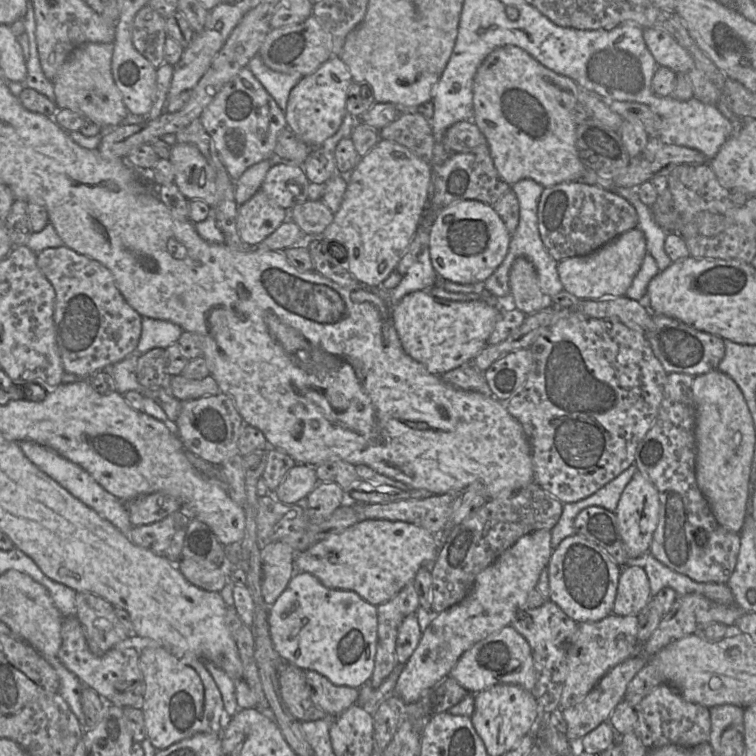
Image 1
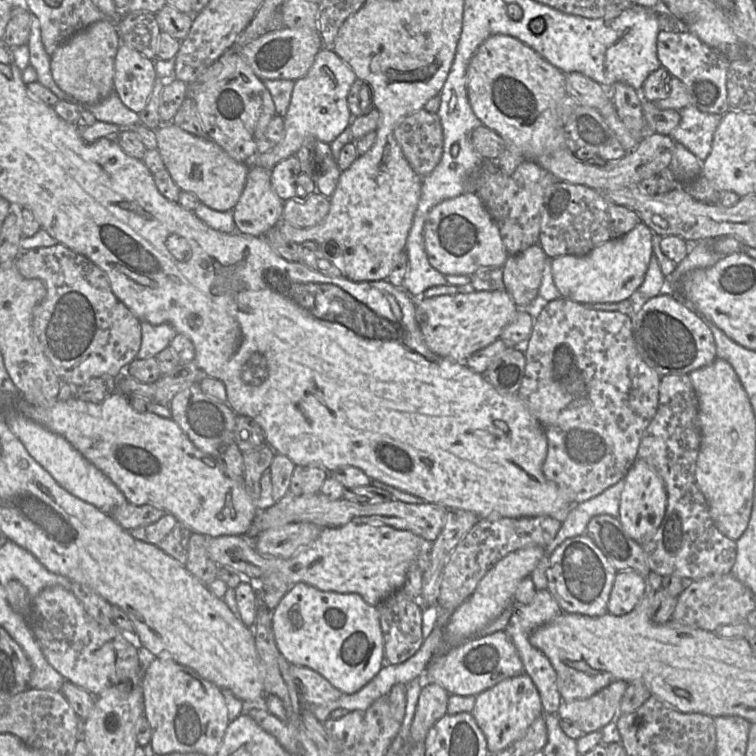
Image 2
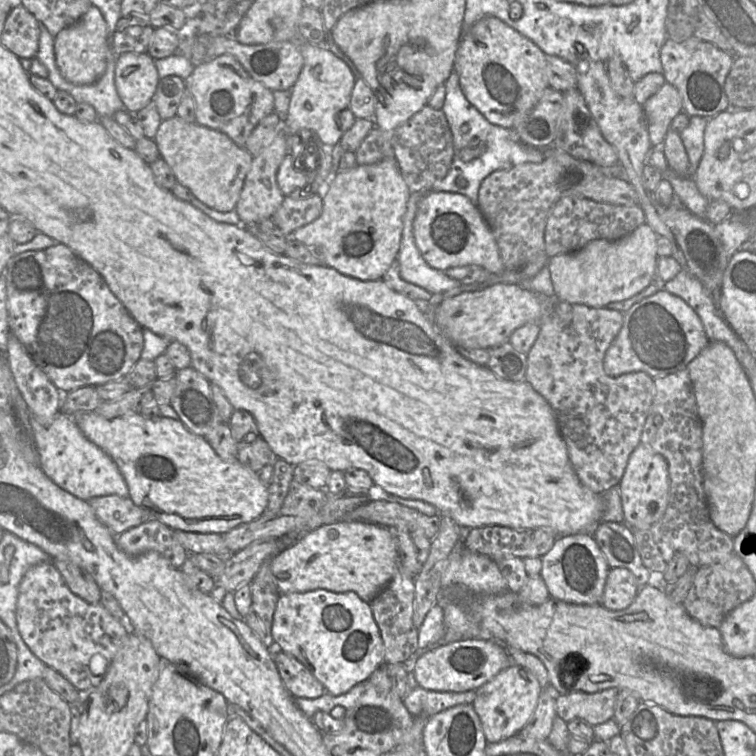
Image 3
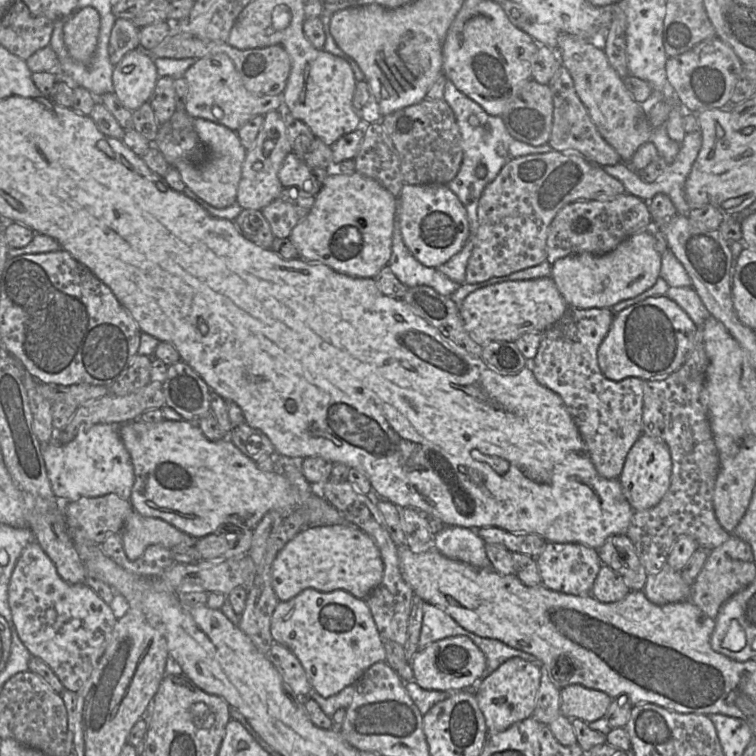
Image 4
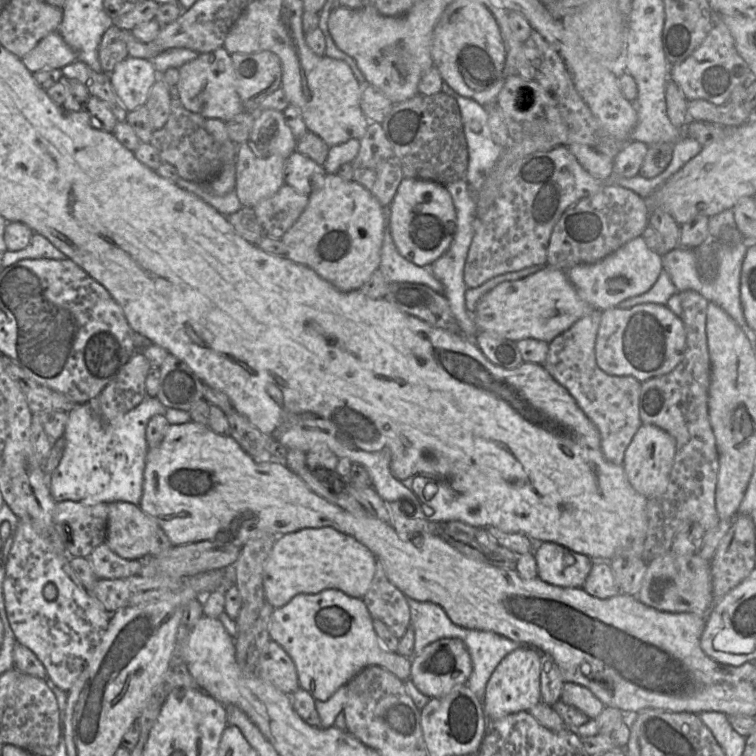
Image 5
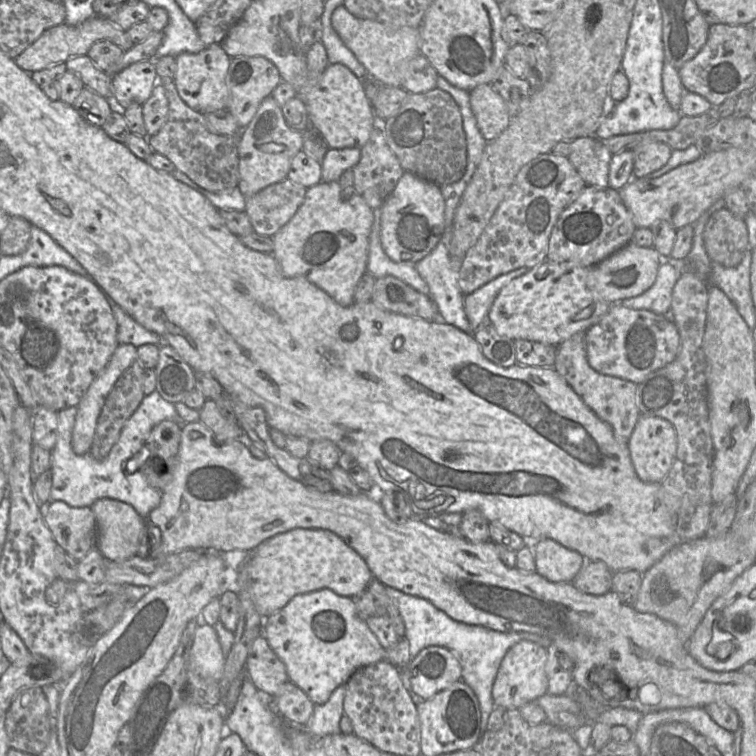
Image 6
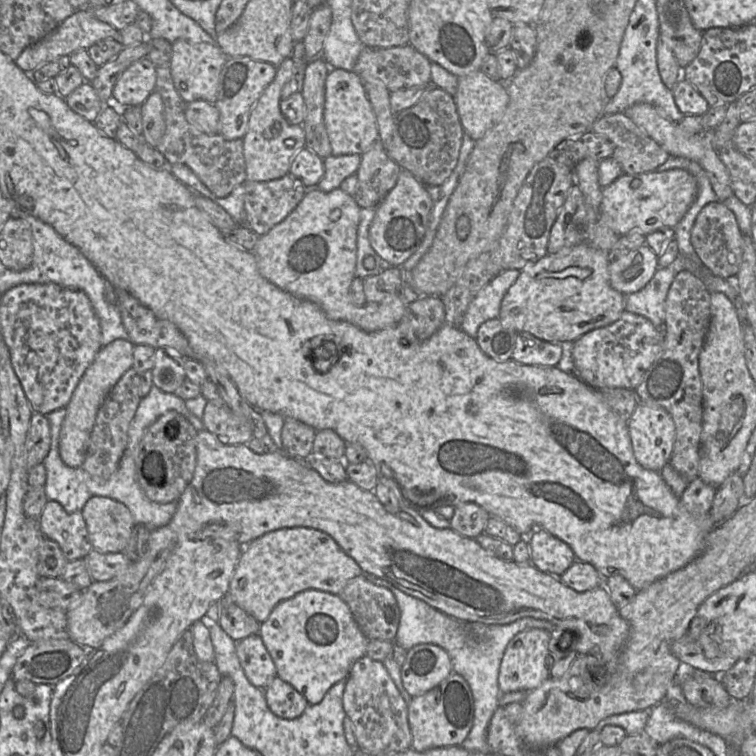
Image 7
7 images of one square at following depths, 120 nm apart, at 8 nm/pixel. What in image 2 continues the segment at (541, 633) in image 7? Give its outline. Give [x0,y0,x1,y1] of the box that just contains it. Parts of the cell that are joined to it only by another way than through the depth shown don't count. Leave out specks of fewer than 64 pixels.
[472,672,543,753]

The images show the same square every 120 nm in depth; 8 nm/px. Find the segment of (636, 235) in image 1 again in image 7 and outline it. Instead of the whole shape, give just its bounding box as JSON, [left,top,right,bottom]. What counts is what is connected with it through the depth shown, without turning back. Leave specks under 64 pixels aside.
[609,244,658,296]

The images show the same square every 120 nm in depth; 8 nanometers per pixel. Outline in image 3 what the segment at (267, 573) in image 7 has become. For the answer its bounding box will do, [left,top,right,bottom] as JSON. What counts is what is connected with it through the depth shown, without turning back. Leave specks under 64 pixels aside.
[270,520,398,604]

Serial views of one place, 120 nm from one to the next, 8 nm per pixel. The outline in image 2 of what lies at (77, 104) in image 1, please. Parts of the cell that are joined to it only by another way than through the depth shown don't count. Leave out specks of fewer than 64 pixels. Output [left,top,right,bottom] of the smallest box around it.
[51,21,120,104]

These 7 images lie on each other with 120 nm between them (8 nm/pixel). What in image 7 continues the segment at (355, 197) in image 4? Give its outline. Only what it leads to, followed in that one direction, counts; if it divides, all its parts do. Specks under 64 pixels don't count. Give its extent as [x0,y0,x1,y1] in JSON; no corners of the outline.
[252,187,406,333]

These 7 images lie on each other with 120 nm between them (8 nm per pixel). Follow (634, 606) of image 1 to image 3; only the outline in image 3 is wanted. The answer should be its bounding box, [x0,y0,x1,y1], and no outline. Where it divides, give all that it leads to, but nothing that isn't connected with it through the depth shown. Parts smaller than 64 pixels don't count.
[602,568,639,611]

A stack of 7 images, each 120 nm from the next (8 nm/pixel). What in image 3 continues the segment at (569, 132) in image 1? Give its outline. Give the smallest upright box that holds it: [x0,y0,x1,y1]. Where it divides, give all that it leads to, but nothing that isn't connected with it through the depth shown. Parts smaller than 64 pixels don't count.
[454,16,549,129]

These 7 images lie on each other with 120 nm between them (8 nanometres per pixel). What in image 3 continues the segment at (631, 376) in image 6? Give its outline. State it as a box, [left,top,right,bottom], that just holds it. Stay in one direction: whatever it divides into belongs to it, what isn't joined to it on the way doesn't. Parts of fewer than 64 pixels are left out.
[603,289,710,379]

